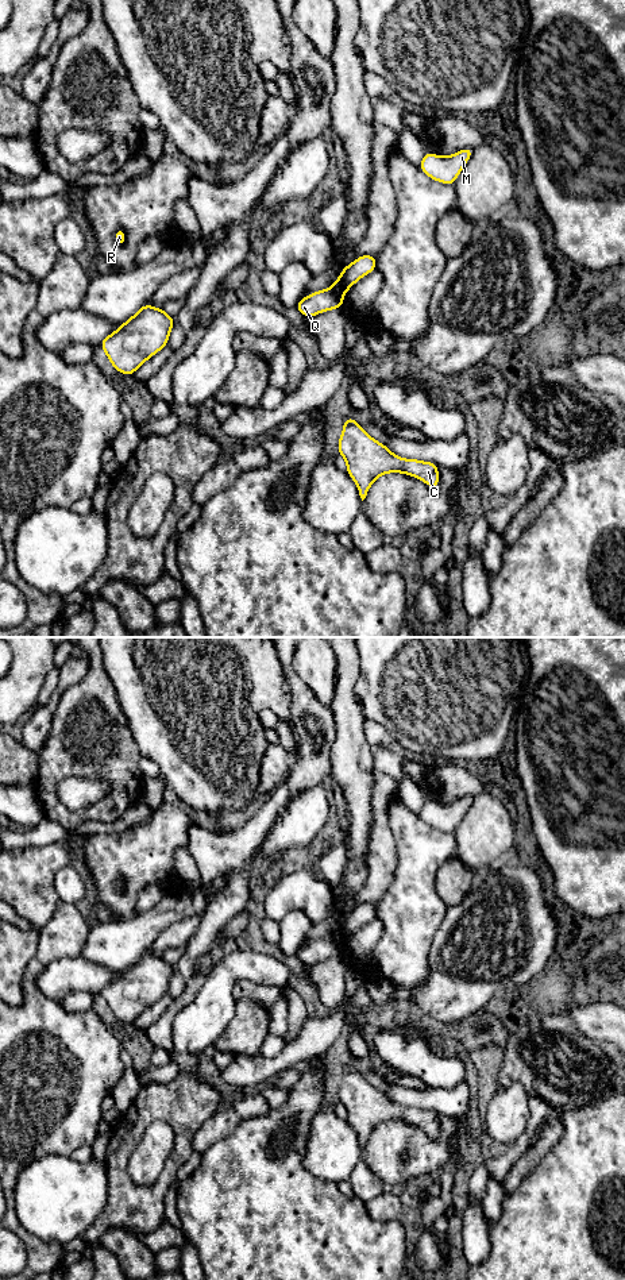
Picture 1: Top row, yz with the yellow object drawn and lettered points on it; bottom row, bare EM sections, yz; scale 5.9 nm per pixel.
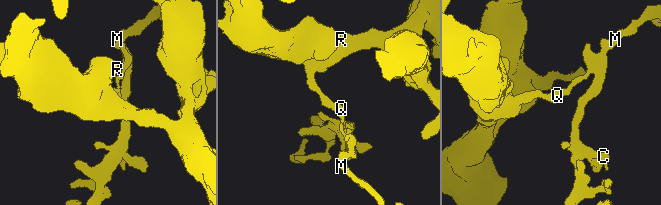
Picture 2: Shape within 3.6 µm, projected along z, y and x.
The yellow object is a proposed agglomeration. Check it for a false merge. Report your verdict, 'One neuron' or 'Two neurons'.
Two neurons

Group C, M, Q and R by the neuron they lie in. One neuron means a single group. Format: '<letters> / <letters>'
C M / Q R

